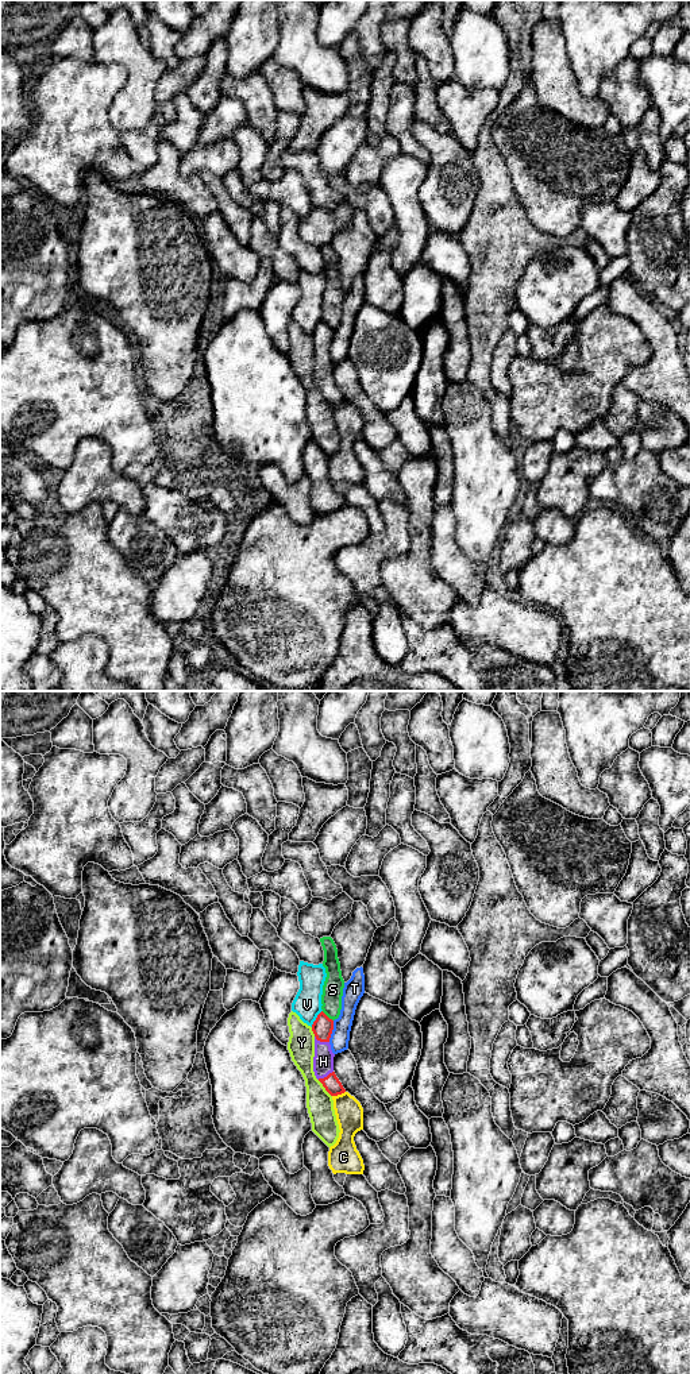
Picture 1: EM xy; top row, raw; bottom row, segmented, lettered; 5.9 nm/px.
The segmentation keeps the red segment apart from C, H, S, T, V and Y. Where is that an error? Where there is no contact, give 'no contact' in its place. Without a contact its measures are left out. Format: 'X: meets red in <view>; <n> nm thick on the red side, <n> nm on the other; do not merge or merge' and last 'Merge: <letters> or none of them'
C: meets red in xy; 100 nm thick on the red side, 160 nm on the other; do not merge
H: meets red in xy; 120 nm thick on the red side, 130 nm on the other; merge
S: meets red in xy; 120 nm thick on the red side, 130 nm on the other; do not merge
T: meets red in xy; 120 nm thick on the red side, 110 nm on the other; do not merge
V: meets red in xy; 120 nm thick on the red side, 170 nm on the other; do not merge
Y: meets red in xy; 100 nm thick on the red side, 160 nm on the other; do not merge
Merge: H

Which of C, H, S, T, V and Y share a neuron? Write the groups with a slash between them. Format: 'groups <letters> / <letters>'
groups C / H / S / T / V / Y

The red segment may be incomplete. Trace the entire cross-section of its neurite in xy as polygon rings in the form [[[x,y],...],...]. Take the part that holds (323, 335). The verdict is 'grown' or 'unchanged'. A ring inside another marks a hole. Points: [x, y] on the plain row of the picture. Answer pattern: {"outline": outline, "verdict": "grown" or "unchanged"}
{"outline": [[[321,320],[312,333],[312,340],[315,343],[313,381],[325,400],[331,405],[338,405],[344,402],[346,398],[334,381],[335,363],[332,362],[329,354],[332,339],[334,329]]], "verdict": "grown"}

